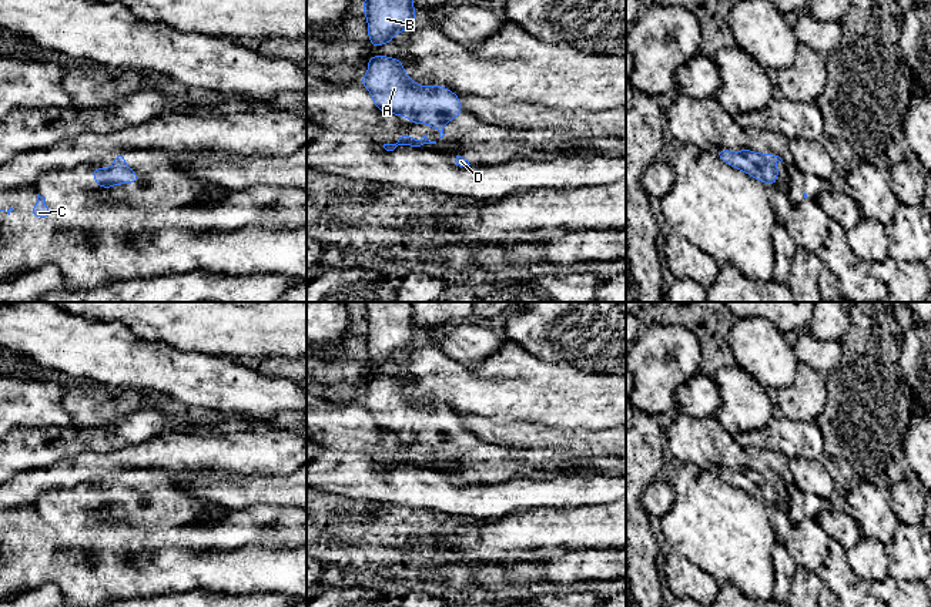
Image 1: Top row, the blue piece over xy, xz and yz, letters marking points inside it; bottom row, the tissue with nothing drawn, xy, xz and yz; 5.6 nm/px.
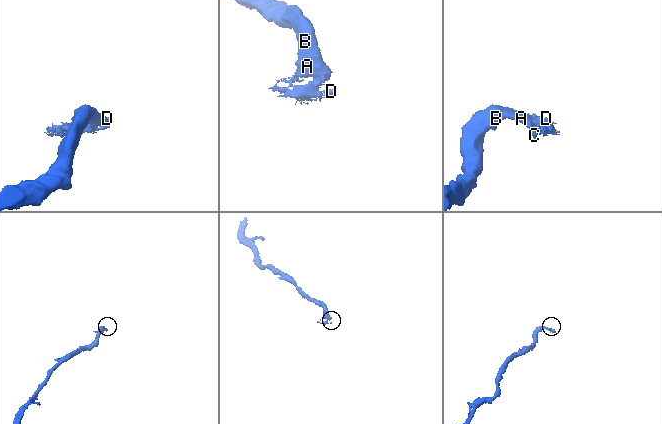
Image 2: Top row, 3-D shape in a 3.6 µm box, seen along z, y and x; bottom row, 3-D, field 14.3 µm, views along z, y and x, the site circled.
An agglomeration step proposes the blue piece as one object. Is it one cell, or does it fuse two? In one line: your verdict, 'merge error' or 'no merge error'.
no merge error

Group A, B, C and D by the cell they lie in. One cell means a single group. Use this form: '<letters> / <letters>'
A B C D

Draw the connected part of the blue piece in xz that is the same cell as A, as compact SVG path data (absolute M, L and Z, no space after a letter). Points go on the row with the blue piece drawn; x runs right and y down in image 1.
M372 56L361 84L381 113L406 117L412 125L432 125L439 131L439 138L445 135L443 127L462 113L458 94L438 84L415 84L398 58Z

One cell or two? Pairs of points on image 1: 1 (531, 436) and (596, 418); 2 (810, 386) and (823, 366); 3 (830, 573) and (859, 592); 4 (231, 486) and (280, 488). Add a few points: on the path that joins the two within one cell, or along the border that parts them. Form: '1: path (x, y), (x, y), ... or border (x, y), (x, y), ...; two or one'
1: border (539, 423), (559, 428), (585, 428), (592, 432); two
2: border (799, 361), (810, 365), (824, 378); two
3: path (837, 576), (851, 590); one
4: path (243, 488), (268, 488); one

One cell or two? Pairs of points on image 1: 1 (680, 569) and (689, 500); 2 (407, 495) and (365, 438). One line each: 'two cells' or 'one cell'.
1: two cells
2: two cells

